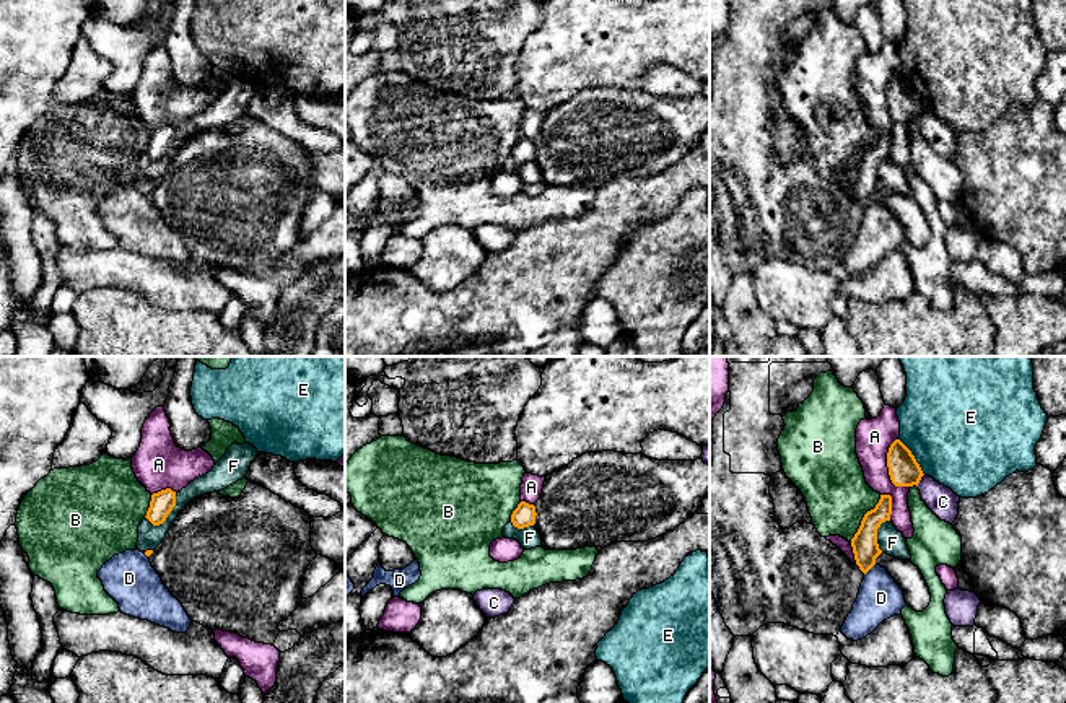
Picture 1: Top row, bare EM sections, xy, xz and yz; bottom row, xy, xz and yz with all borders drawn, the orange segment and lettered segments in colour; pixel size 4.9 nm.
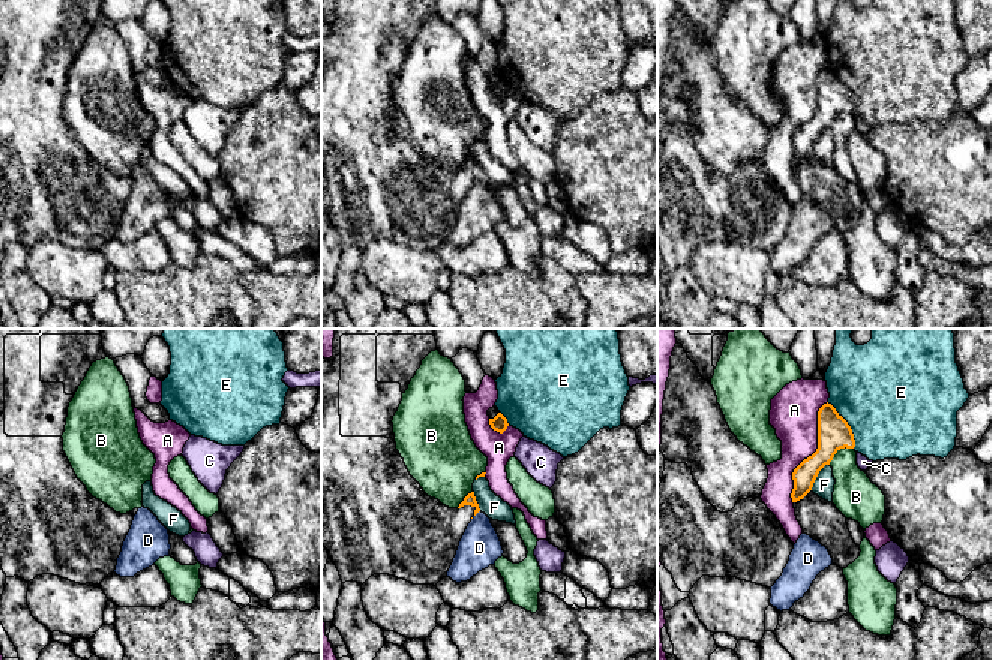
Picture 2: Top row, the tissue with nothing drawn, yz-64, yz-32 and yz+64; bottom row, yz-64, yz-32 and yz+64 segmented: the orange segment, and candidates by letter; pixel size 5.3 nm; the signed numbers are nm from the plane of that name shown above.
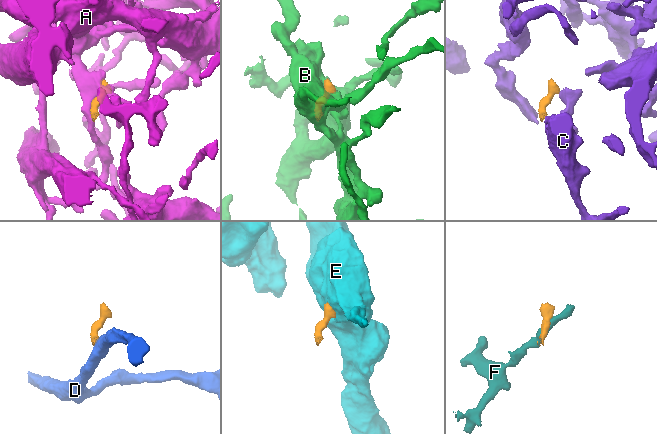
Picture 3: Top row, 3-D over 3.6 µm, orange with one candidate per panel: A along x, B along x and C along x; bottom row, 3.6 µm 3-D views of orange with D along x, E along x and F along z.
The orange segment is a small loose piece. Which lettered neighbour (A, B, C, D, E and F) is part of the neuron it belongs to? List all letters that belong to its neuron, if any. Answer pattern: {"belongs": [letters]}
{"belongs": []}

